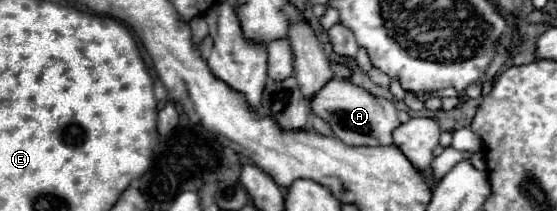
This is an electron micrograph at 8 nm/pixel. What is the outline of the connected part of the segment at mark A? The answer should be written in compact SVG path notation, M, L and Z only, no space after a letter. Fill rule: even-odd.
M331 78L331 82L327 82L327 86L323 86L323 90L315 94L315 98L311 98L309 110L317 118L327 120L333 134L349 146L389 146L393 142L393 130L401 124L393 102L377 98L369 94L365 88L339 78Z

